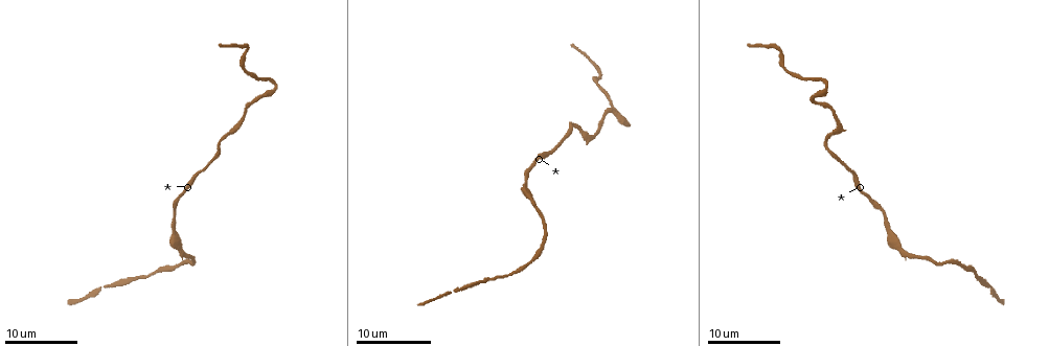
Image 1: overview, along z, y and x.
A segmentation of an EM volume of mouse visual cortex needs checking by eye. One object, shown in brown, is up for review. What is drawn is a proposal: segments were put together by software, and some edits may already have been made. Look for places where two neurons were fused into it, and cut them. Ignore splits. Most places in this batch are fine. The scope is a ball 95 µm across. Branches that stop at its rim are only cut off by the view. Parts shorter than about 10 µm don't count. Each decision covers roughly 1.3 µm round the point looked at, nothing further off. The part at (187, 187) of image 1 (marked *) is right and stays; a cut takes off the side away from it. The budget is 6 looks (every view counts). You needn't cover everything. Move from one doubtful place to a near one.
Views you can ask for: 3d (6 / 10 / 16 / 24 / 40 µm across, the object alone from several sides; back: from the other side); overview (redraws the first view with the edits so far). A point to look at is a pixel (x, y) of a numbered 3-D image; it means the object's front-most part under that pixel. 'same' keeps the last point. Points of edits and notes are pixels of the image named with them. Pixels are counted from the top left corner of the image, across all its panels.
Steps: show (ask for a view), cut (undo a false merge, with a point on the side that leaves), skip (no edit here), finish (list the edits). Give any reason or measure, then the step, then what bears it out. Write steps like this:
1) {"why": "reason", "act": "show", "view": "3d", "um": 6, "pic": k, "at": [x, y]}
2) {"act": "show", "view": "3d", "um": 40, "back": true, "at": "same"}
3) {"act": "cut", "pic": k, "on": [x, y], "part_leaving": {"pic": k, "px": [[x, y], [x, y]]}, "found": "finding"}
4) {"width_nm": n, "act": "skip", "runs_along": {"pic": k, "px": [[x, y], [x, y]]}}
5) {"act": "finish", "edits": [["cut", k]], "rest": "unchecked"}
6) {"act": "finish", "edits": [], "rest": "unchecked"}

{"why": "sudden change in width", "act": "show", "view": "3d", "um": 10, "pic": 1, "at": [898, 245]}

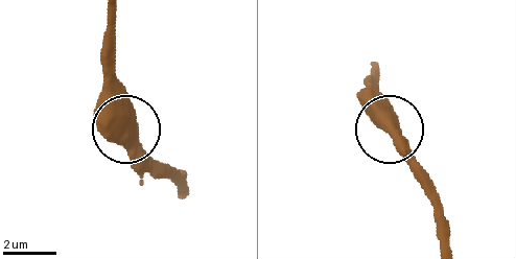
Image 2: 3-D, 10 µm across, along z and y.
{"act": "skip", "found": "all the same neuron"}

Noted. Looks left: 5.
{"why": "sudden change in width", "act": "show", "view": "3d", "um": 6, "pic": 1, "at": [526, 174]}

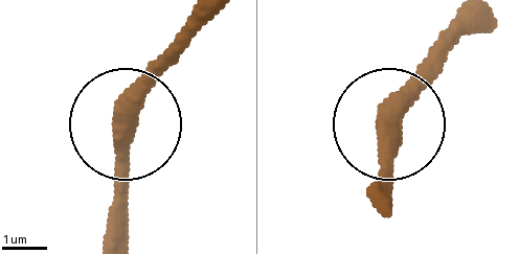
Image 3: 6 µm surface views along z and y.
{"act": "show", "view": "3d", "um": 6, "back": true, "pic": 3, "at": [125, 134]}

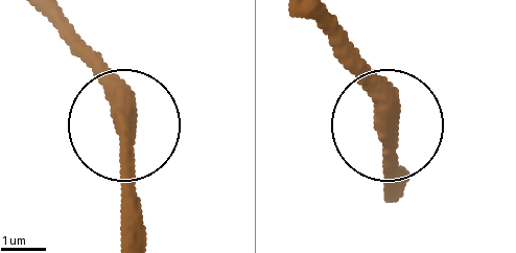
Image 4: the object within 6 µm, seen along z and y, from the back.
{"act": "skip", "runs_along": {"pic": 4, "px": [[310, 18], [381, 108], [389, 194]]}, "found": "all the same neuron"}

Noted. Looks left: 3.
{"why": "calibre changes", "act": "show", "view": "3d", "um": 6, "pic": 1, "at": [823, 89]}

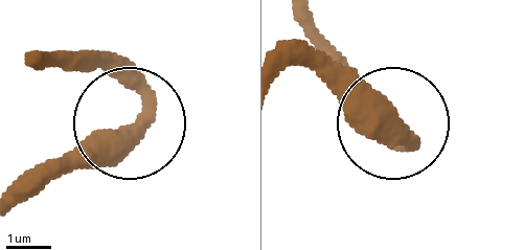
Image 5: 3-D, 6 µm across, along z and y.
{"width_nm": 420, "act": "skip", "found": "one neuron here"}

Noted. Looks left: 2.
{"act": "finish", "edits": [], "rest": "unchecked"}

